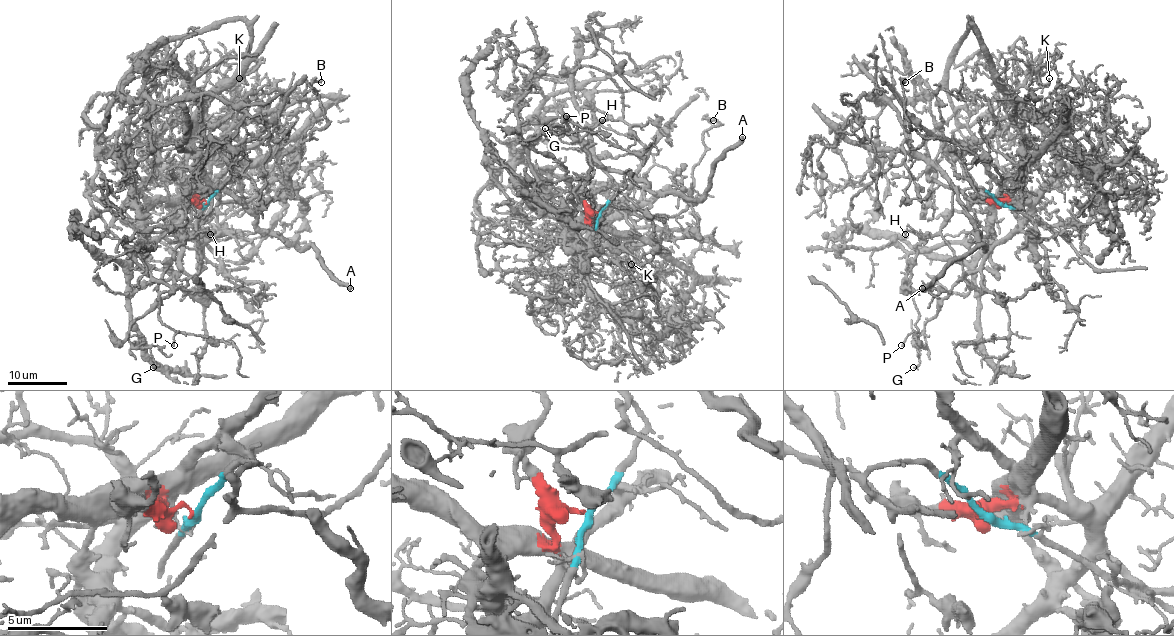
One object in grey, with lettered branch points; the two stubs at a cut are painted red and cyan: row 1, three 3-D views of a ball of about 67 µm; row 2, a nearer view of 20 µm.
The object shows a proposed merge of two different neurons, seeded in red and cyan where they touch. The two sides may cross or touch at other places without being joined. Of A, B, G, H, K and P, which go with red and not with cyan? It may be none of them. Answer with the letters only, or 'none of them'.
G, K

